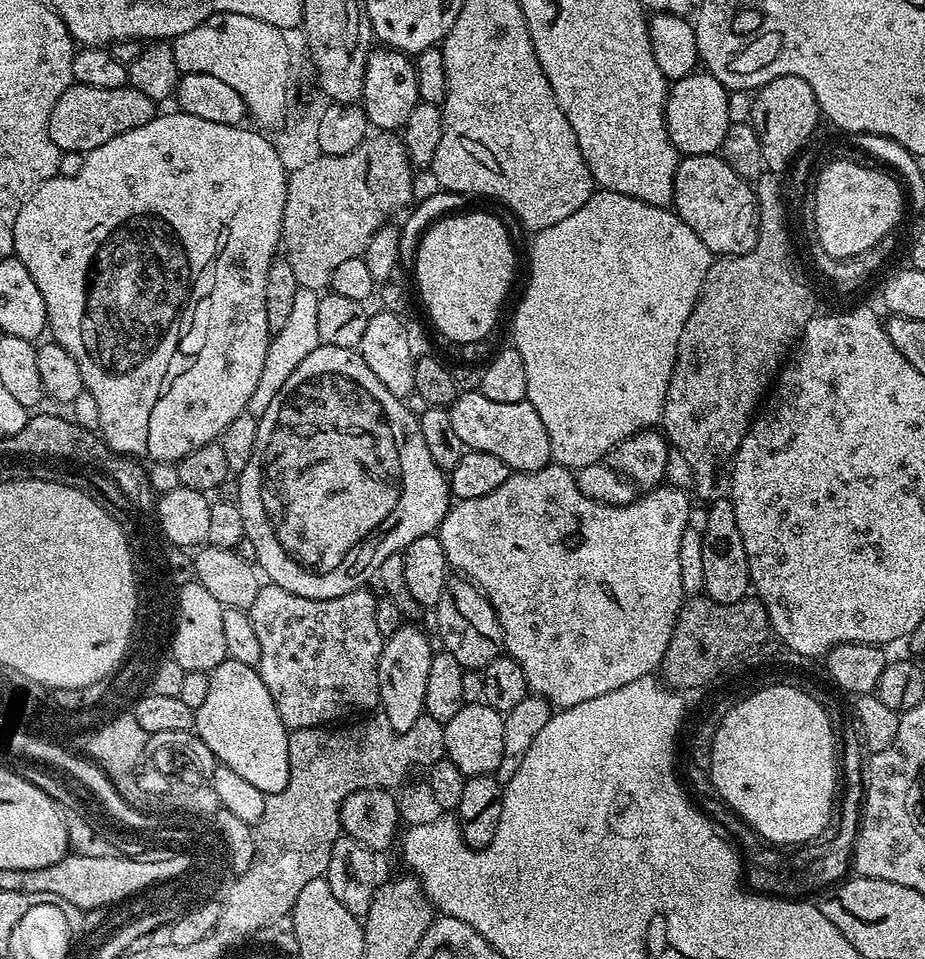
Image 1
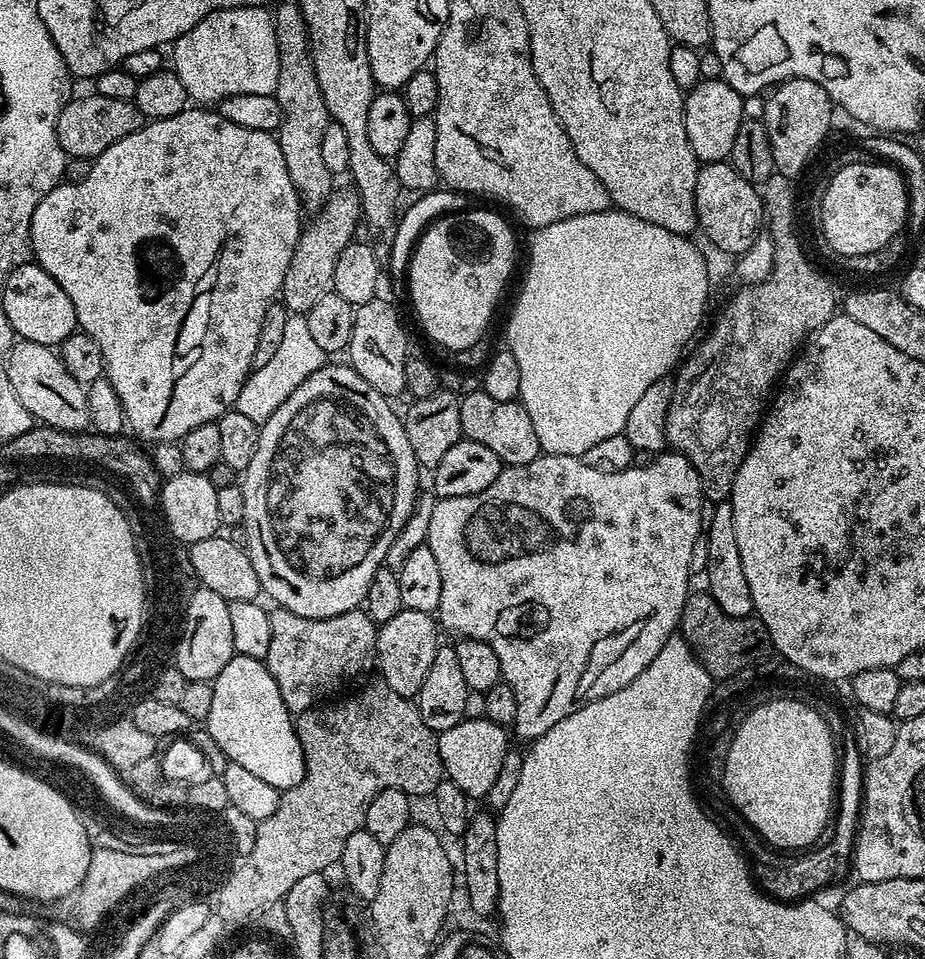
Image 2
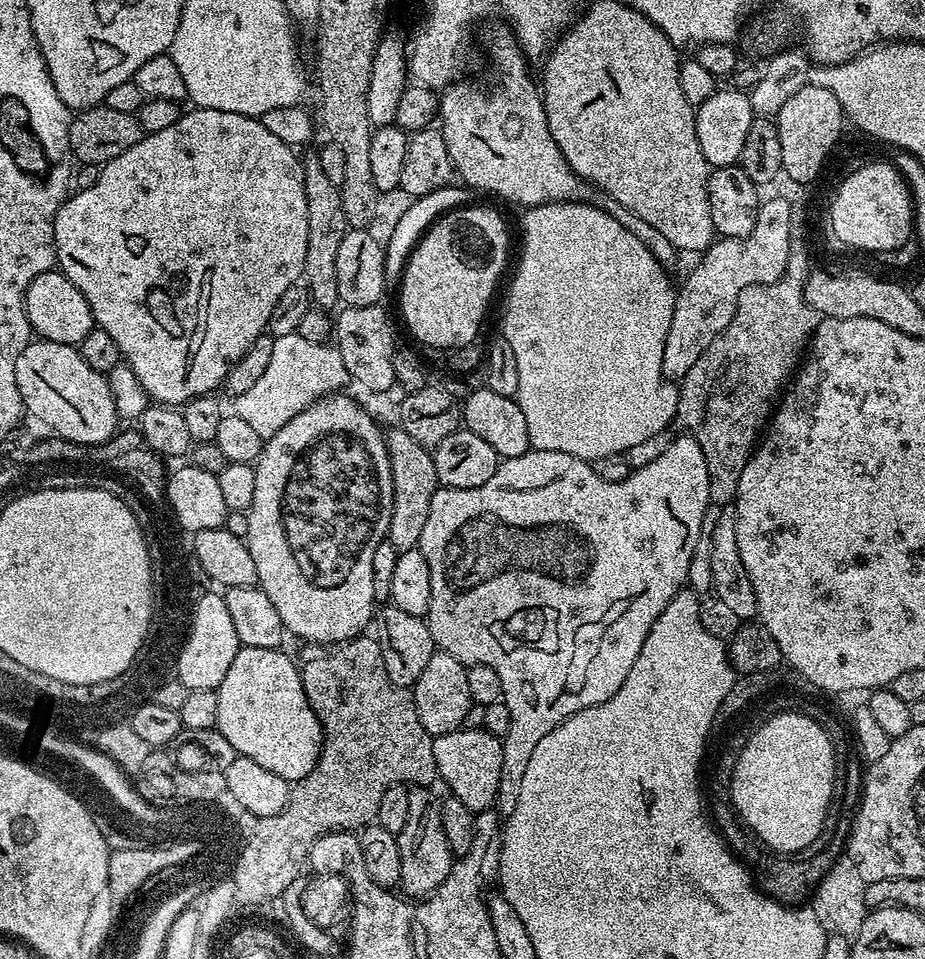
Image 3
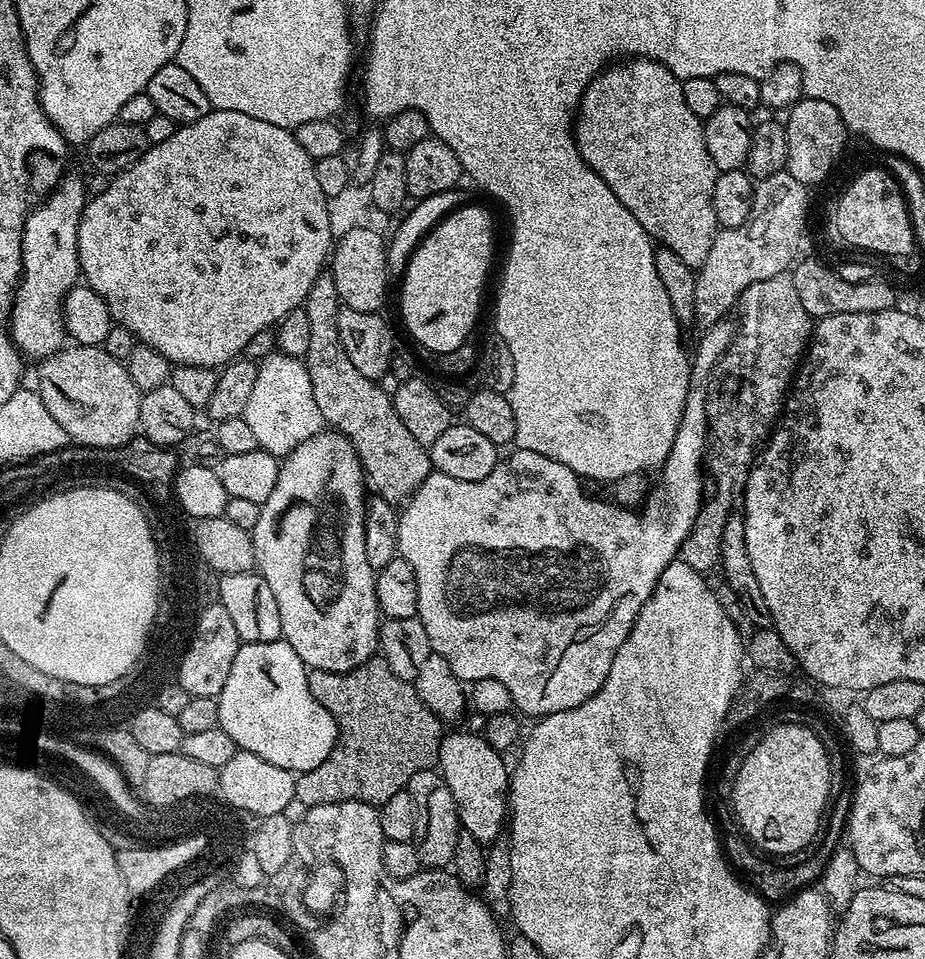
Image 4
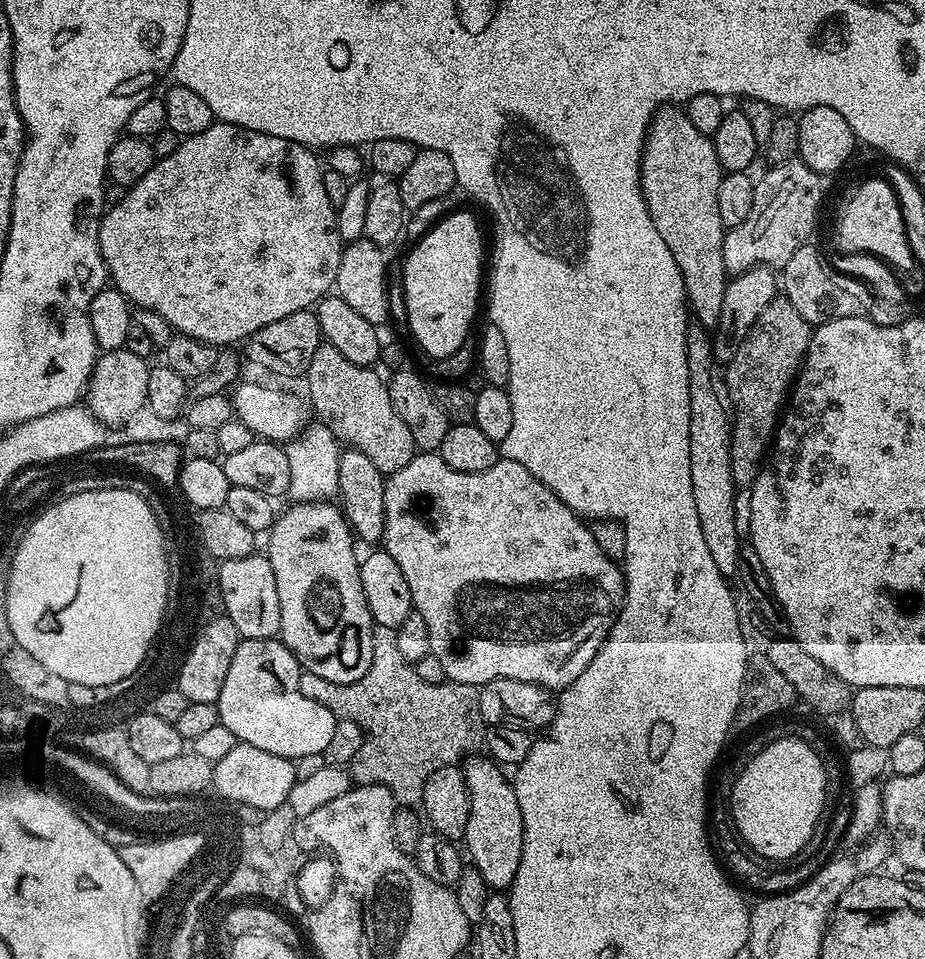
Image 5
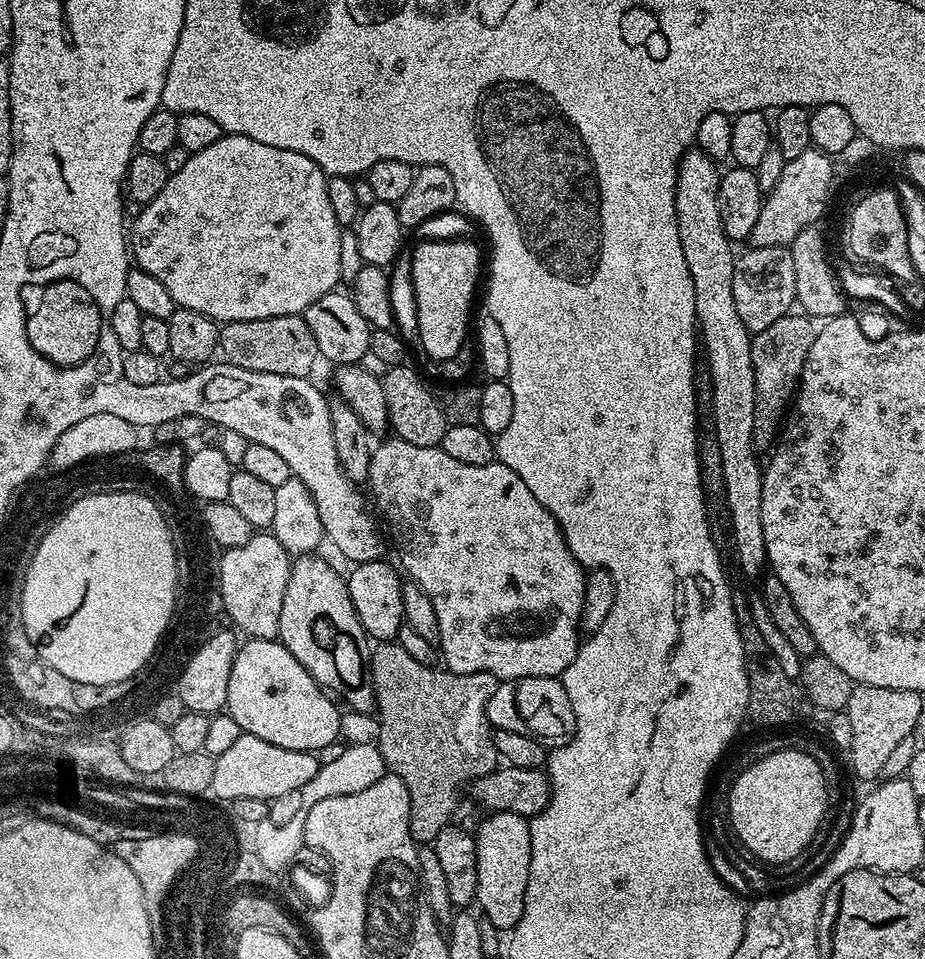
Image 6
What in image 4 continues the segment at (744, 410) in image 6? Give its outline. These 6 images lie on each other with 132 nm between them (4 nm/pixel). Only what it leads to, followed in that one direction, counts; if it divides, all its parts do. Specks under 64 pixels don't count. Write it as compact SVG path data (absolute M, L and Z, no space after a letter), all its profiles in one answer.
M628 58L623 62L609 63L604 71L599 72L591 80L588 89L580 95L580 107L576 109L574 117L574 135L580 157L600 175L602 182L606 182L606 186L610 186L610 190L614 190L614 198L618 198L618 202L622 202L622 206L626 206L626 210L630 210L630 214L634 214L634 218L638 218L638 222L647 230L653 241L657 245L674 250L674 254L678 254L678 258L682 258L682 262L686 262L686 266L690 266L693 270L700 269L702 262L706 262L706 254L710 254L710 246L718 231L714 214L714 182L718 173L714 166L714 158L710 158L710 150L706 150L704 125L686 107L686 98L682 98L681 80L659 60Z

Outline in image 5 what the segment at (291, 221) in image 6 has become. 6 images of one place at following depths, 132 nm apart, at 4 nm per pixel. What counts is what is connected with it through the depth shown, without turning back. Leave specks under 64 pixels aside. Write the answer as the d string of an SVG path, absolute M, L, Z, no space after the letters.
M214 122L202 130L202 134L183 137L174 154L157 159L146 178L127 189L123 193L124 197L113 208L111 205L100 219L100 249L111 283L136 308L162 314L162 318L170 322L173 333L198 338L213 346L236 346L239 340L240 343L247 341L248 337L262 330L262 326L270 326L270 322L278 322L278 318L286 318L286 314L311 309L333 291L342 251L340 232L336 228L337 208L332 205L330 198L326 198L325 169L321 157L319 160L316 156L319 155L313 149L298 142L274 138L270 134L258 134L254 130L223 122Z

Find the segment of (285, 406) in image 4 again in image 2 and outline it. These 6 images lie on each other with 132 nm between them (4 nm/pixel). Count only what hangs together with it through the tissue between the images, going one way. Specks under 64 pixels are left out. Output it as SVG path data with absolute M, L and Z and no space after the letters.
M289 315L278 351L271 356L270 362L266 362L266 366L249 375L236 399L235 411L246 414L246 418L251 418L255 424L265 424L270 414L274 414L274 410L278 410L278 406L282 406L282 402L286 402L286 398L290 398L290 394L294 394L294 390L298 390L298 386L302 386L302 382L306 382L306 378L324 367L325 363L326 354L310 334L307 315Z

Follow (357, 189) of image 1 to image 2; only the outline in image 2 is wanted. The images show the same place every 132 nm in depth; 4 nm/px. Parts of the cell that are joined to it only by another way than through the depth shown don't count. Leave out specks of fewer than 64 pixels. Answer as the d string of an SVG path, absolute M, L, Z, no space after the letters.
M337 193L311 220L300 233L281 288L281 303L293 315L306 314L322 294L331 291L337 260L342 250L353 241L356 226L360 224L359 199L355 195Z

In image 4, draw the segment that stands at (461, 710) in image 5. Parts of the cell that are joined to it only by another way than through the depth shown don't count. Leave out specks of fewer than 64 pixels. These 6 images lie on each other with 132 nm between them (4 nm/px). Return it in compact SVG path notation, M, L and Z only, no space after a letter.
M373 658L349 672L327 672L311 669L308 673L310 694L318 698L326 710L336 719L338 739L336 748L318 766L296 777L296 799L304 805L341 803L344 800L361 800L381 806L391 795L406 789L407 783L419 771L433 769L440 758L440 741L446 732L442 721L432 713L416 693L415 686L407 680L399 680L383 658Z

